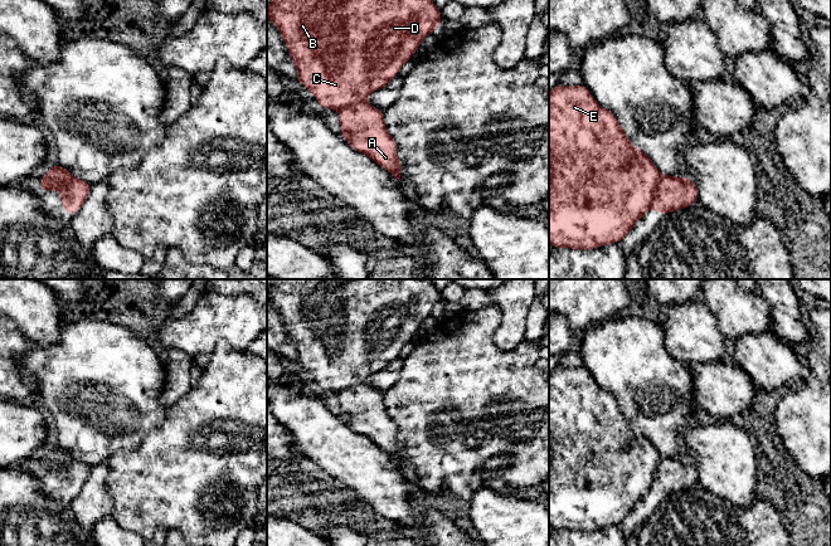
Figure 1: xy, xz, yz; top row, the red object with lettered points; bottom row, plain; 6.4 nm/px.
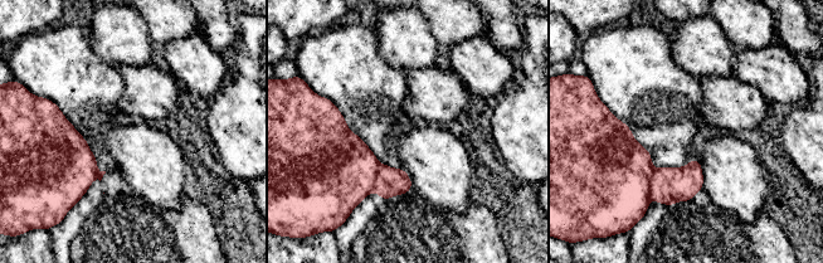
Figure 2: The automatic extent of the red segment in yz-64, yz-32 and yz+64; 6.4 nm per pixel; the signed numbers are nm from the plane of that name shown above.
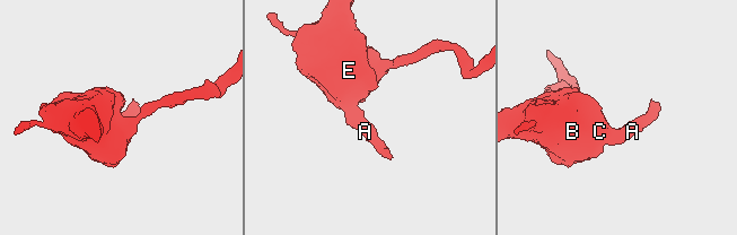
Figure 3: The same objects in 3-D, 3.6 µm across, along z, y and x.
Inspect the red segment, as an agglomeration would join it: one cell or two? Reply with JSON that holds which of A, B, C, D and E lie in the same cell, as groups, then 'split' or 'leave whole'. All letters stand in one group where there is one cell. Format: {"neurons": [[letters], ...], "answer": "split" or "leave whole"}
{"neurons": [["A"], ["B", "C", "D", "E"]], "answer": "split"}

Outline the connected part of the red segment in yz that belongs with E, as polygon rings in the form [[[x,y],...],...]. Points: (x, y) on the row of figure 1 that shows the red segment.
[[[558,84],[549,92],[549,243],[589,250],[619,243],[646,214],[661,177],[655,162],[636,148],[616,116],[601,107],[584,84]]]

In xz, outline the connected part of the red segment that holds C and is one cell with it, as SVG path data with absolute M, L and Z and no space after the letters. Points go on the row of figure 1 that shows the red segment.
M272 0L267 9L267 18L278 28L293 64L298 72L298 82L315 94L316 101L327 109L341 109L365 98L384 87L393 79L400 68L417 52L422 40L434 33L441 21L441 10L434 5L433 0Z

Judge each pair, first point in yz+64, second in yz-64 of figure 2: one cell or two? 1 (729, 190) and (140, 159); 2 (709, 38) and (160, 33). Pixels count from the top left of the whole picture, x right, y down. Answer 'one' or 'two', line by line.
1: one
2: two

